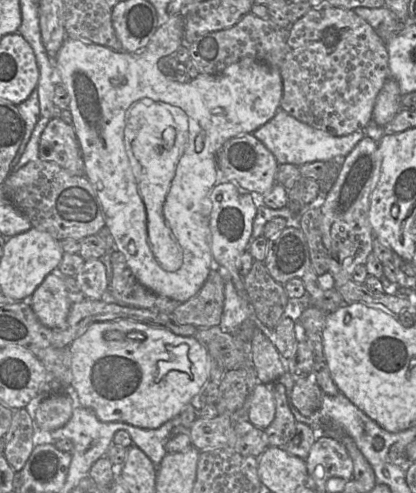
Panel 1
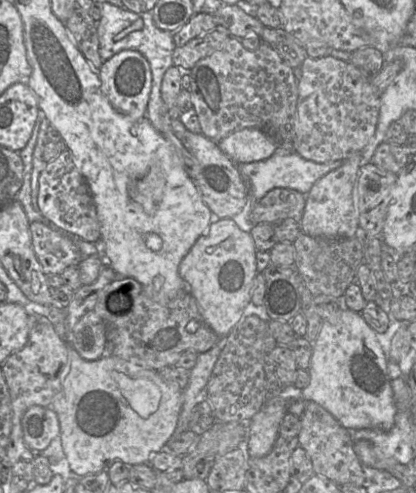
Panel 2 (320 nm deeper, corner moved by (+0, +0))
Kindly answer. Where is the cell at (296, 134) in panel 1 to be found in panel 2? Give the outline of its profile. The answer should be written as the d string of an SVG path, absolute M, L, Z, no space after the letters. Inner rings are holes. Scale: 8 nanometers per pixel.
M277 148L275 154L266 160L252 163L236 163L236 166L248 187L250 196L259 201L274 188L292 189L306 196L317 180L343 165L347 159L329 163L316 163L304 159L297 152L279 151Z

